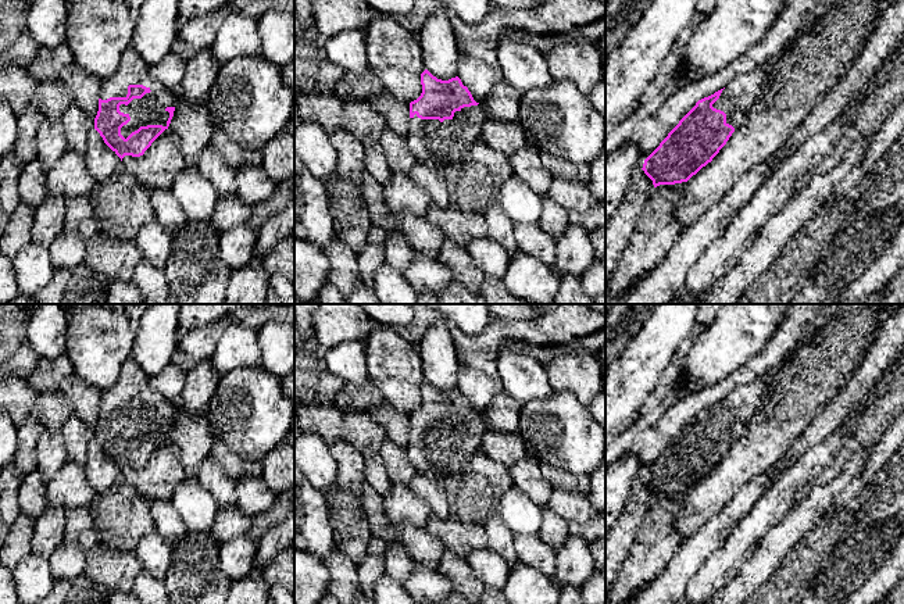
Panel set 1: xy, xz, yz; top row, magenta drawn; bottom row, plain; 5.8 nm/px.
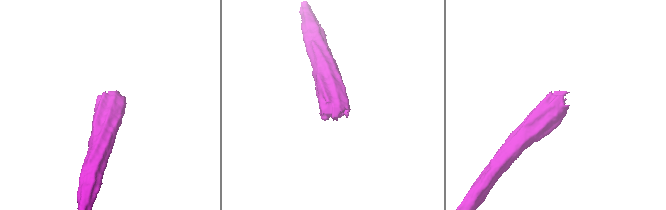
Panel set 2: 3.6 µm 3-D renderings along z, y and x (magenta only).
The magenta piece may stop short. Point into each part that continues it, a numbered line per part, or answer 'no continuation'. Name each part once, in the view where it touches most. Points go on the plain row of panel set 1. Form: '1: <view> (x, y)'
1: xy (150, 421)

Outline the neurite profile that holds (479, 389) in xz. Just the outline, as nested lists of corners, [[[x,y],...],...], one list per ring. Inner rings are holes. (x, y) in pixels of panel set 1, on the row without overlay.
[[[461,361],[458,371],[458,389],[462,396],[468,399],[474,411],[485,417],[496,393],[494,380],[486,374],[479,372]]]

